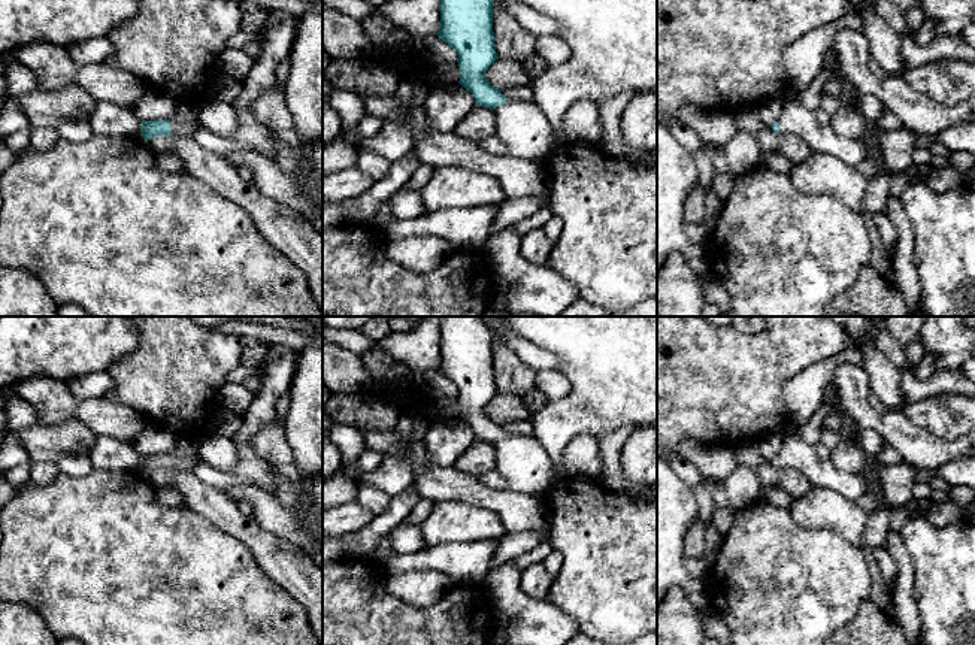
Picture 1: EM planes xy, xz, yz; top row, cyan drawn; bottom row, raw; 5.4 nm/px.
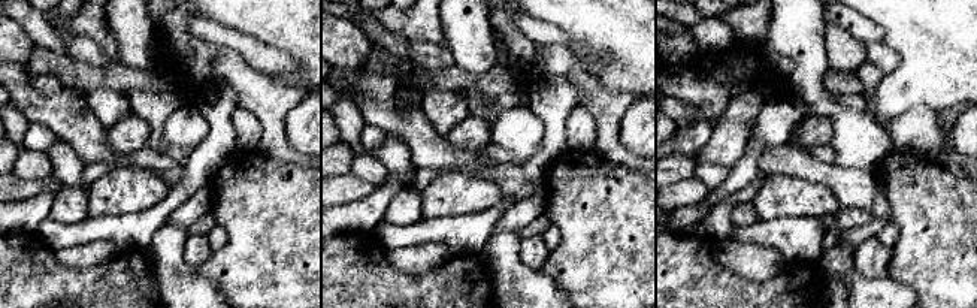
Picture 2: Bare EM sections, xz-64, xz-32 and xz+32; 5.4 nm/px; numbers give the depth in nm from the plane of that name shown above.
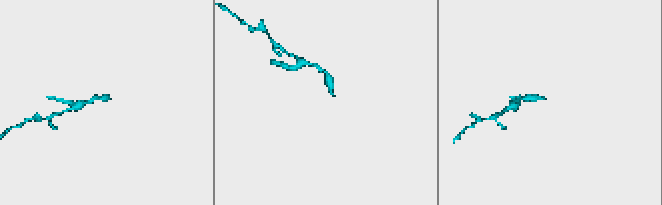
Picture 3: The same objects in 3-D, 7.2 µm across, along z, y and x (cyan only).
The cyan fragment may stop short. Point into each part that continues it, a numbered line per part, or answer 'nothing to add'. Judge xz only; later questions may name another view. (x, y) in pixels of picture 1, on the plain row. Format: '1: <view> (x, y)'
1: xz (521, 460)

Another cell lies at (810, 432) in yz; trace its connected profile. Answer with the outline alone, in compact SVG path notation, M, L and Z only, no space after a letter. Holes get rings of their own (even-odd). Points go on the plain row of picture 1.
M823 402L808 423L802 426L790 423L782 430L760 439L758 446L763 458L770 460L773 455L776 455L784 440L793 434L797 434L806 443L815 446L821 439L823 423L830 414L835 414L833 406L827 402Z

